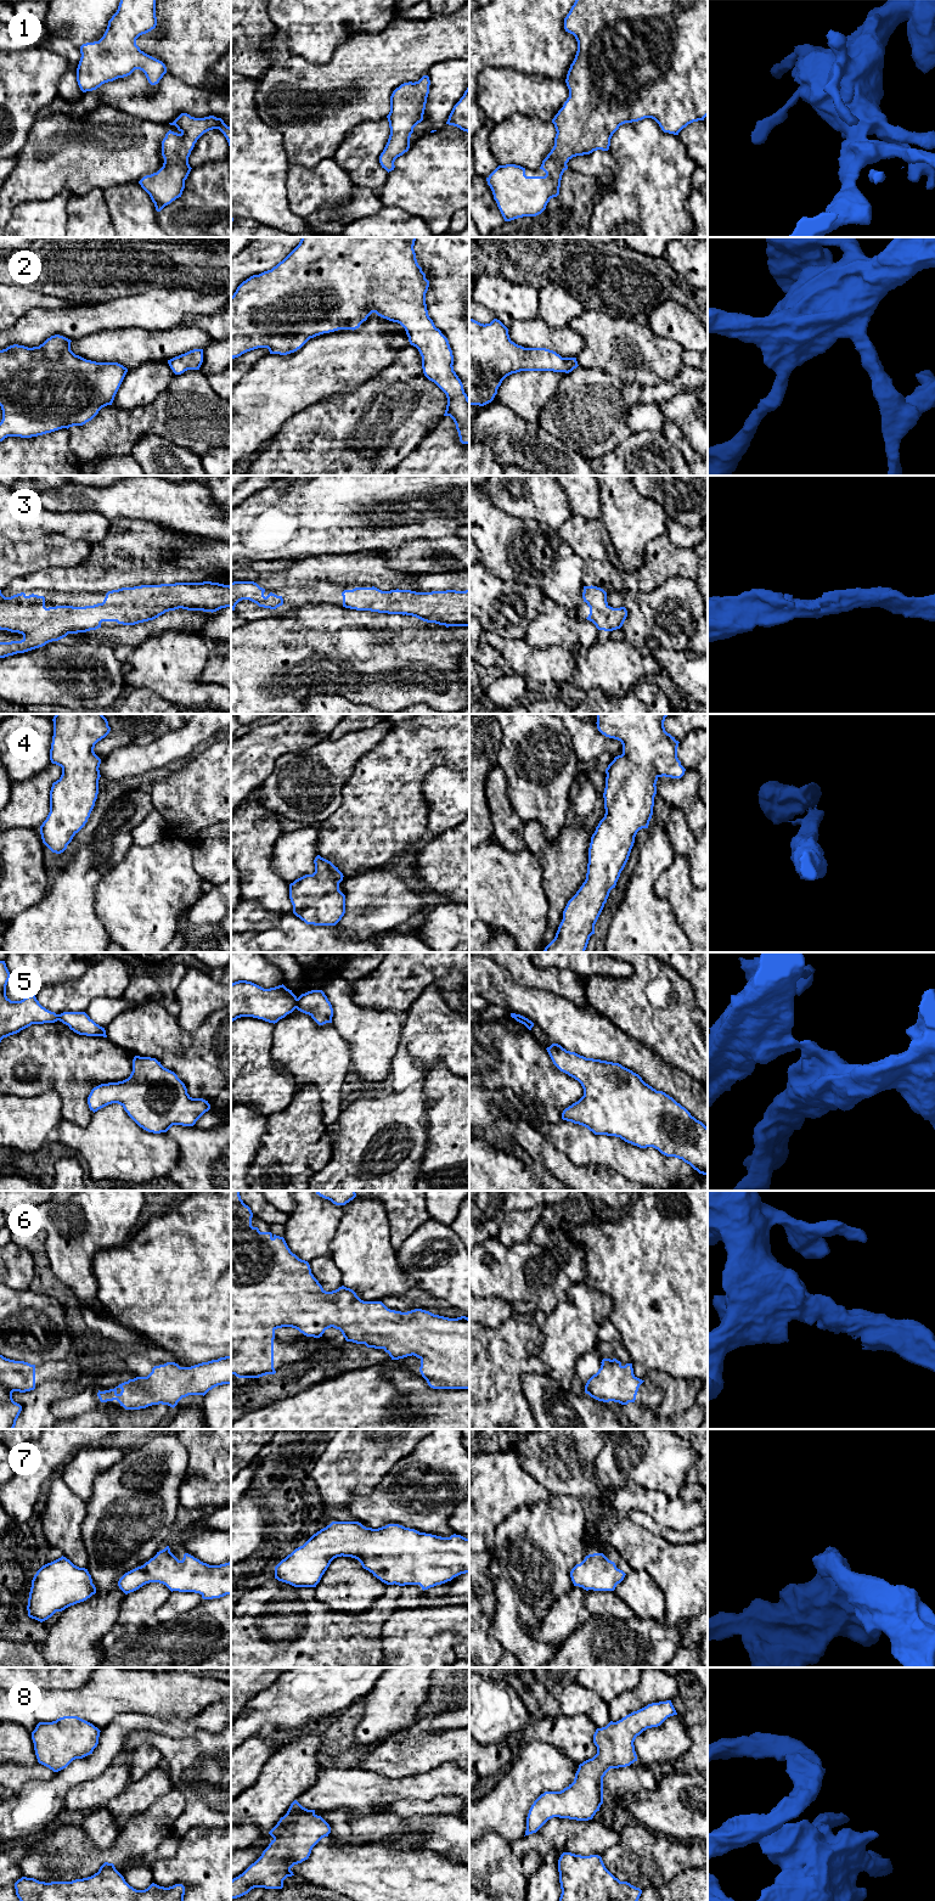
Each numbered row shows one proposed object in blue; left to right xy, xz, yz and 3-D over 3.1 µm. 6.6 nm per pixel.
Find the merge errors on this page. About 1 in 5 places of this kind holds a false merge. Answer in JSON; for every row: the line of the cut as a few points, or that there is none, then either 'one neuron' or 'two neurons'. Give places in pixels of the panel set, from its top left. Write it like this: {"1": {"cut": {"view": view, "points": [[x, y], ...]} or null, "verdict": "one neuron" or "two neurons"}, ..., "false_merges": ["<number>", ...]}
{"1": {"cut": null, "verdict": "one neuron"}, "2": {"cut": null, "verdict": "one neuron"}, "3": {"cut": null, "verdict": "one neuron"}, "4": {"cut": null, "verdict": "one neuron"}, "5": {"cut": {"view": "xz", "points": [[298, 999], [296, 1007]]}, "verdict": "two neurons"}, "6": {"cut": null, "verdict": "one neuron"}, "7": {"cut": null, "verdict": "one neuron"}, "8": {"cut": null, "verdict": "one neuron"}, "false_merges": ["5"]}

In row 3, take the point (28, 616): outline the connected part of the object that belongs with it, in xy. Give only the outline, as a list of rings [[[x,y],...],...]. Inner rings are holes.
[[[212,581],[122,587],[108,591],[102,603],[85,607],[56,606],[46,608],[44,596],[34,594],[27,596],[21,592],[5,597],[0,590],[0,630],[23,635],[21,641],[0,642],[0,658],[43,647],[49,642],[66,637],[68,634],[96,630],[101,628],[102,622],[135,625],[153,620],[165,612],[179,608],[213,613],[226,607],[231,607],[231,586]]]

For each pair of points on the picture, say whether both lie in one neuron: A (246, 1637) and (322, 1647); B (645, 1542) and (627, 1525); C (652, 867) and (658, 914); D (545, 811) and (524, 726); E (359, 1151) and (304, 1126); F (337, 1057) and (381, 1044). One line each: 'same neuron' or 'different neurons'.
A: same neuron
B: same neuron
C: same neuron
D: same neuron
E: different neurons
F: different neurons

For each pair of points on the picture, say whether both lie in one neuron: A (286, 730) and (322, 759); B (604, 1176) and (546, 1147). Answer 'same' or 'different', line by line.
A: different
B: same

